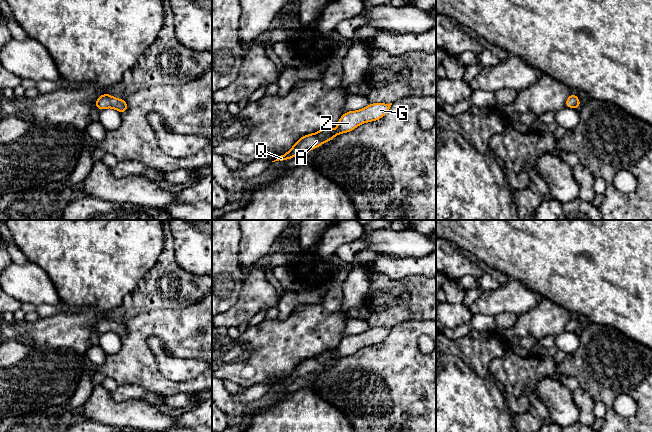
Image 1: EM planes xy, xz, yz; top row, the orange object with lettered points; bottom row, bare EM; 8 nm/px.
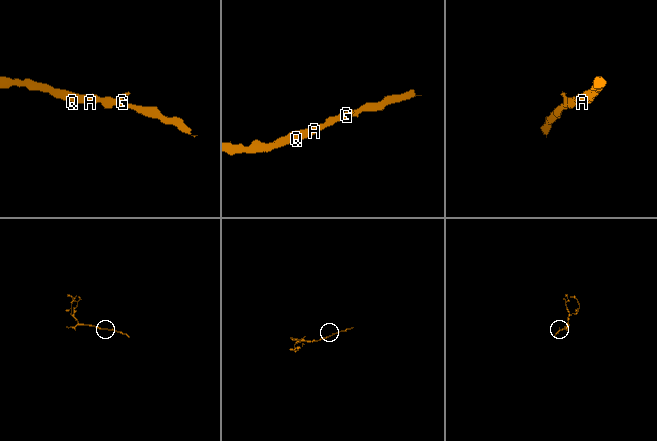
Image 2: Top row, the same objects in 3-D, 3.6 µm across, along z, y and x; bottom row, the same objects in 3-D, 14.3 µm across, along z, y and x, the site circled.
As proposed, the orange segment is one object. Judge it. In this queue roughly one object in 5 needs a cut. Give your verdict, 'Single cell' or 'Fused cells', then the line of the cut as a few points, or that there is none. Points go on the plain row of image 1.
Single cell. No split

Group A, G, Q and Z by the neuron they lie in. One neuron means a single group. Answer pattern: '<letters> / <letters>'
A G Q Z

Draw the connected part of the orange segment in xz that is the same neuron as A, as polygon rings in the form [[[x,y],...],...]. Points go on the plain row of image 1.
[[[371,327],[364,333],[346,336],[337,346],[335,356],[328,350],[316,357],[305,359],[301,361],[286,378],[281,379],[272,386],[287,383],[291,384],[297,378],[313,374],[321,370],[324,366],[332,364],[339,358],[354,354],[362,347],[379,344],[389,335],[391,329],[392,327]]]

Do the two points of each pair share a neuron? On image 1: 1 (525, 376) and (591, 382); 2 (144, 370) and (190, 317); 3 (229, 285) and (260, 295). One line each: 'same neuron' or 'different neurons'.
1: different neurons
2: same neuron
3: different neurons

